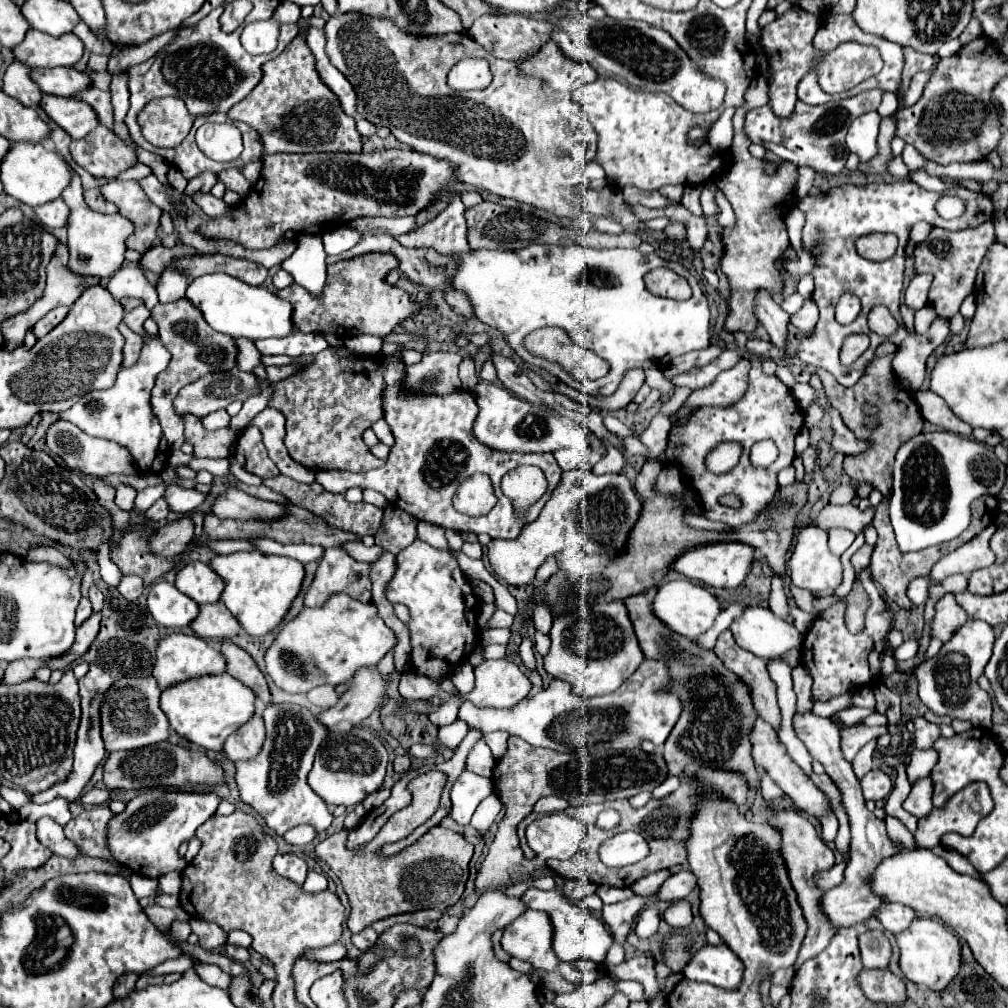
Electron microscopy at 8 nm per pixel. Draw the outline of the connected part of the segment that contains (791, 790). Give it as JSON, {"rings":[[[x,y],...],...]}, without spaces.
{"rings":[[[761,718],[755,722],[755,730],[751,734],[751,742],[753,742],[753,758],[755,758],[755,764],[761,766],[763,770],[767,770],[767,774],[773,778],[775,784],[781,786],[781,790],[793,800],[795,808],[805,812],[807,816],[813,816],[813,818],[823,818],[827,814],[833,814],[833,806],[829,802],[829,798],[809,780],[809,776],[789,758],[783,742],[777,740],[777,730],[763,722]]]}

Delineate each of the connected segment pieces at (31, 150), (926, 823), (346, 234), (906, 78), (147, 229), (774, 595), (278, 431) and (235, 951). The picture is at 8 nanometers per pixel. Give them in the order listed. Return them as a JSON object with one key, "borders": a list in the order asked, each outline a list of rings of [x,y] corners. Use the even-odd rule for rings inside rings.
{"borders":[[[[15,142],[11,146],[11,154],[7,154],[1,166],[1,182],[5,192],[27,206],[41,206],[45,202],[61,198],[61,192],[69,186],[71,176],[71,164],[57,150],[43,144],[35,146],[27,142]]],[[[971,782],[957,794],[953,794],[941,808],[933,808],[925,818],[919,818],[919,826],[915,830],[915,844],[919,850],[933,850],[941,844],[941,836],[947,832],[957,832],[961,836],[971,836],[981,818],[985,818],[993,810],[993,798],[985,782]]],[[[341,226],[339,230],[327,230],[321,234],[321,238],[323,238],[327,254],[341,254],[341,252],[353,248],[361,240],[361,236],[357,232],[345,228],[345,226]]],[[[905,48],[905,68],[903,68],[903,88],[905,90],[911,82],[911,78],[917,72],[927,72],[931,70],[935,64],[935,56],[927,56],[927,54],[919,54],[915,50],[907,50]]],[[[109,180],[101,186],[101,192],[107,200],[119,206],[123,216],[135,222],[135,234],[127,240],[129,250],[145,254],[157,238],[157,226],[163,210],[147,200],[143,188],[137,186],[137,180]]],[[[773,576],[773,588],[771,588],[771,596],[769,596],[771,610],[781,618],[787,616],[787,606],[789,606],[787,604],[787,596],[785,596],[785,584],[787,584],[785,578]]],[[[265,408],[263,412],[259,412],[253,422],[253,426],[257,426],[263,434],[263,442],[269,450],[271,460],[277,464],[279,472],[297,480],[297,482],[305,482],[305,484],[313,484],[315,482],[315,472],[307,470],[305,466],[299,466],[289,454],[287,448],[283,446],[283,432],[285,432],[285,418],[283,414],[279,414],[279,410],[271,410]]],[[[225,944],[225,950],[227,950],[227,956],[237,960],[237,962],[247,962],[249,960],[249,950],[243,948],[243,946],[233,946],[233,944]]]]}

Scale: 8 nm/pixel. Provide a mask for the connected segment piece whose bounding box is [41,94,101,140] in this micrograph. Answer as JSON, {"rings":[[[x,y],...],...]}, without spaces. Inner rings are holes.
{"rings":[[[45,94],[41,100],[41,106],[51,116],[51,120],[59,124],[63,130],[67,130],[71,138],[75,140],[87,136],[93,128],[101,124],[95,110],[87,102],[77,100],[77,98]]]}

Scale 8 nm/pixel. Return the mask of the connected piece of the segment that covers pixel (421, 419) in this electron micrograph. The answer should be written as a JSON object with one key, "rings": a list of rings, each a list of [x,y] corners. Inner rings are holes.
{"rings":[[[385,356],[385,358],[387,358],[387,366],[383,370],[383,376],[387,378],[387,384],[389,384],[387,394],[383,396],[385,422],[389,424],[389,428],[395,434],[395,446],[391,448],[385,466],[367,470],[367,472],[359,472],[359,474],[351,474],[351,472],[343,472],[343,470],[323,470],[323,472],[317,472],[317,482],[333,494],[343,494],[349,488],[361,488],[361,490],[373,488],[373,490],[381,492],[389,504],[393,504],[401,510],[407,510],[417,520],[425,520],[425,522],[431,522],[431,524],[443,526],[443,528],[453,528],[457,532],[489,534],[491,538],[507,538],[507,540],[517,538],[521,534],[523,522],[517,520],[511,500],[505,498],[505,494],[501,492],[501,488],[499,488],[501,478],[505,472],[509,472],[521,464],[539,466],[543,470],[547,482],[549,482],[549,488],[543,494],[543,498],[537,504],[533,504],[529,508],[529,512],[525,514],[523,520],[531,522],[539,516],[541,508],[545,506],[545,502],[549,500],[551,492],[555,490],[555,486],[559,484],[559,478],[561,478],[561,468],[557,466],[553,454],[495,452],[495,450],[489,450],[487,446],[481,446],[481,442],[477,442],[477,438],[473,436],[477,404],[475,404],[475,396],[471,392],[459,390],[457,394],[449,394],[449,398],[409,396],[399,386],[399,382],[403,378],[403,364],[391,356]],[[475,472],[487,474],[491,478],[491,484],[493,484],[493,490],[497,496],[497,504],[493,506],[493,510],[487,516],[479,516],[479,518],[461,514],[453,508],[453,496],[455,496],[459,484],[465,478],[473,476]]]}

